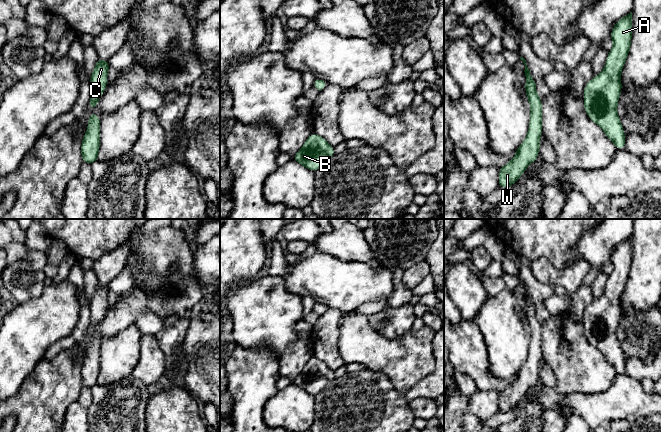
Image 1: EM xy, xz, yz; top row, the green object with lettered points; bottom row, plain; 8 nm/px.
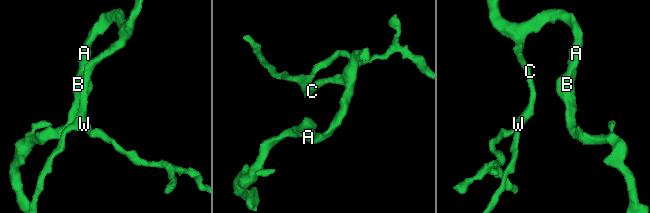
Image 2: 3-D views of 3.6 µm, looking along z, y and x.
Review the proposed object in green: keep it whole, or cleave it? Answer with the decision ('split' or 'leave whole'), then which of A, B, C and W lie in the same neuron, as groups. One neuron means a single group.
leave whole | A B C W

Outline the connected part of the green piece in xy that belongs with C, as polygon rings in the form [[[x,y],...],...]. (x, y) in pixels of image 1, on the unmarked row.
[[[97,283],[96,290],[90,302],[90,326],[89,331],[95,334],[99,322],[102,320],[106,308],[107,308],[107,297],[110,292],[108,284]]]

